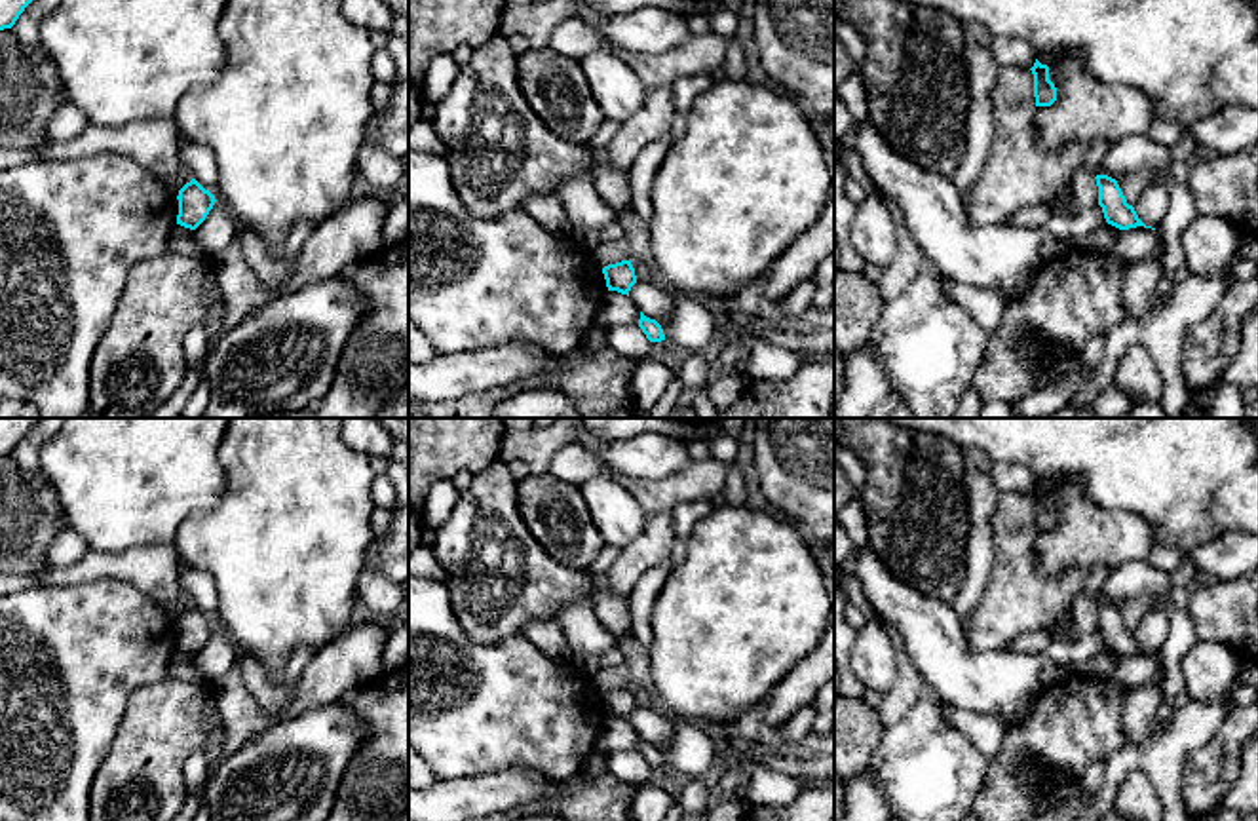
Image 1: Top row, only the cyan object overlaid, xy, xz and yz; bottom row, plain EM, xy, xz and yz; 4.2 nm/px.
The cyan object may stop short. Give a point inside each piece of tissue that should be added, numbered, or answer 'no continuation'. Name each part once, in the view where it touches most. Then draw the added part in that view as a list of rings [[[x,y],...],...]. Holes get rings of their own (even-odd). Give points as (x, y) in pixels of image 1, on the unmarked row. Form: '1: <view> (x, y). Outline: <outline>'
no continuation

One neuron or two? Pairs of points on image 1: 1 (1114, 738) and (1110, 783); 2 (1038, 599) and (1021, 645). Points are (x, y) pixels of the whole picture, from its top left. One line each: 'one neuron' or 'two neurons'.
1: two neurons
2: two neurons

